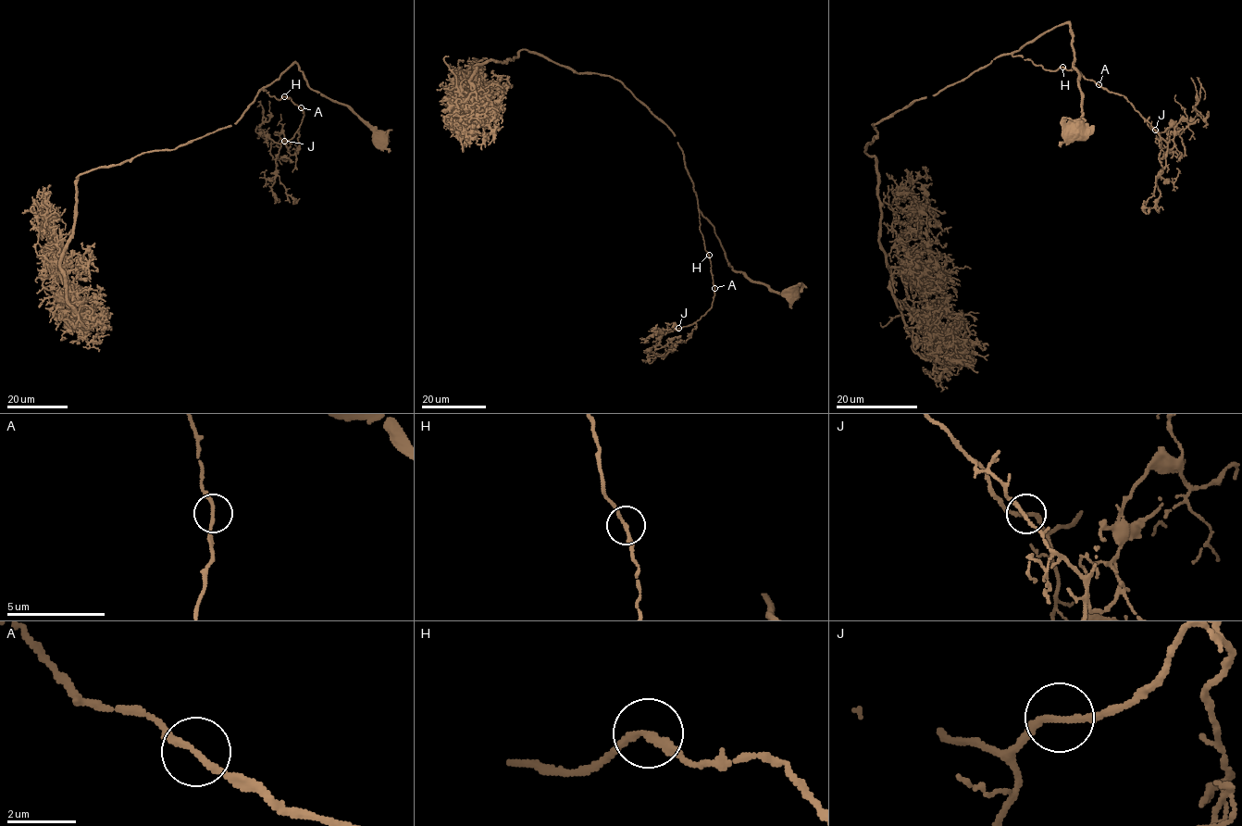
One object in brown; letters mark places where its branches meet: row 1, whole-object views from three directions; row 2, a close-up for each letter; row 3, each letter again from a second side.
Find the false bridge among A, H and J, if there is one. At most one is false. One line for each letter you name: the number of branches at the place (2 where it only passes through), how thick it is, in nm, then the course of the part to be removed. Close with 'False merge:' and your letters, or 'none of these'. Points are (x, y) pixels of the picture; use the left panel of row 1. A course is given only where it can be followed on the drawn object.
False merge: none of these

